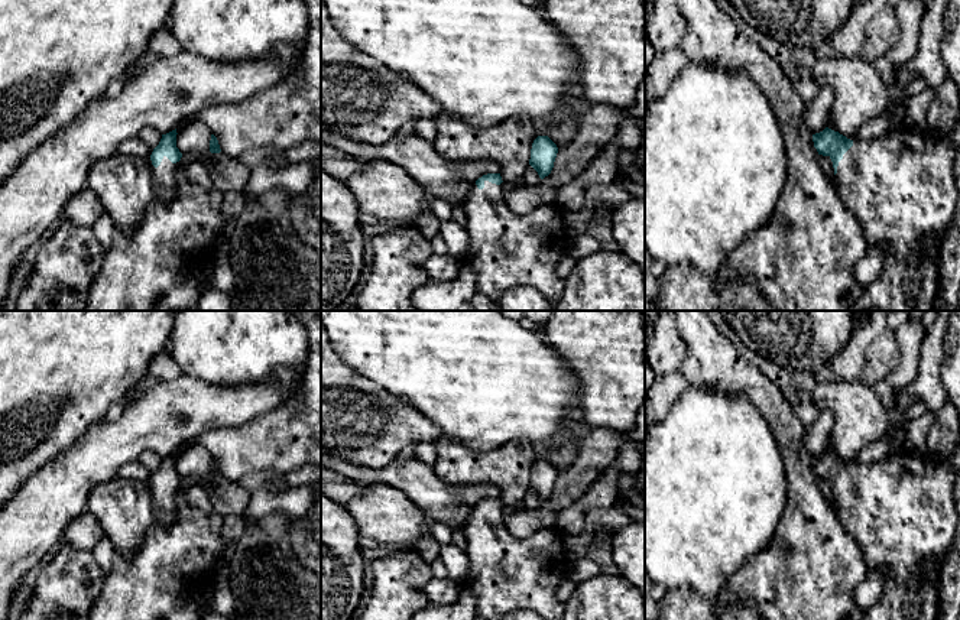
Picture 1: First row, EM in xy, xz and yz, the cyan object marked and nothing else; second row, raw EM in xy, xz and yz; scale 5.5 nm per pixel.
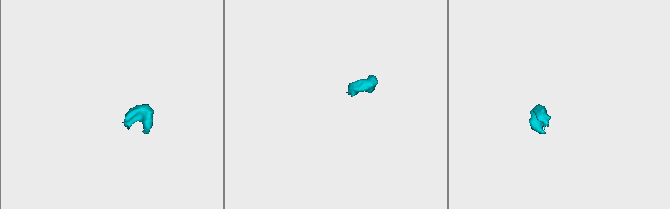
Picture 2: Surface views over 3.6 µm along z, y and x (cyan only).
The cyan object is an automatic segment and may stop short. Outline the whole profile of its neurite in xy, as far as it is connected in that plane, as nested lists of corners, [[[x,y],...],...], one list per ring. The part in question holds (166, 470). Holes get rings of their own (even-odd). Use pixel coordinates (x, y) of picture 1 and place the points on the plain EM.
[[[176,452],[162,458],[159,468],[147,478],[153,499],[155,520],[166,526],[172,525],[176,517],[173,500],[182,481],[176,471],[176,458]]]

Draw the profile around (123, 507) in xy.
[[[119,475],[91,490],[85,510],[97,517],[116,554],[123,556],[139,549],[155,522],[149,483]]]

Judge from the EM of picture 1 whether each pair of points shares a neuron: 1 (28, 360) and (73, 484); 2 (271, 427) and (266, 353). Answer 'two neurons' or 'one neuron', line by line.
1: two neurons
2: two neurons

